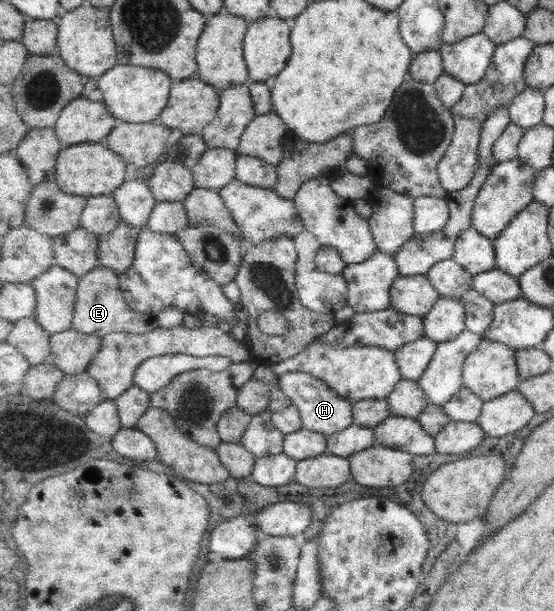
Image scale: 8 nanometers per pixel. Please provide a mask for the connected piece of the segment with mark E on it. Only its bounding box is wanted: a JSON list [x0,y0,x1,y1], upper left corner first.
[73,266,160,338]

